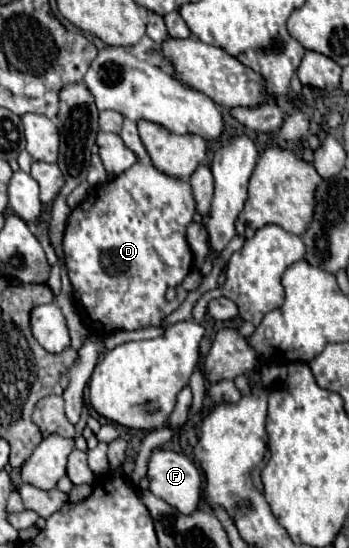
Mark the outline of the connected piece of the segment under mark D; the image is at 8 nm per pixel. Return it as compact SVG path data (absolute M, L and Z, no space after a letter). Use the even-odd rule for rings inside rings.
M135 163L113 181L99 185L83 205L71 211L63 237L63 251L69 281L73 283L75 305L91 331L97 335L109 335L115 331L159 327L163 319L185 301L187 291L181 283L193 265L193 253L185 239L185 229L193 221L193 213L195 199L189 181L169 177L145 163ZM169 287L177 289L173 301L165 297Z

